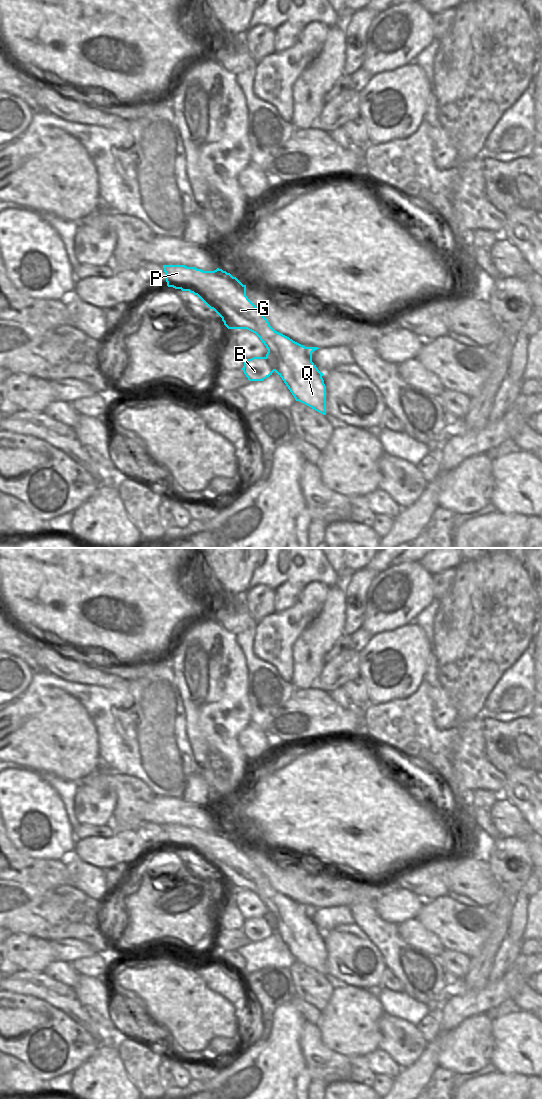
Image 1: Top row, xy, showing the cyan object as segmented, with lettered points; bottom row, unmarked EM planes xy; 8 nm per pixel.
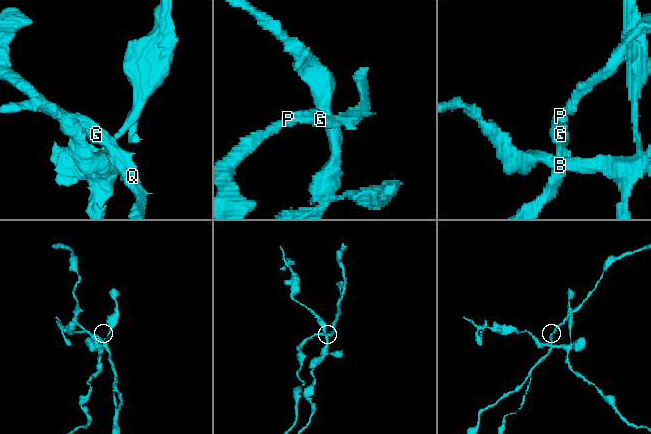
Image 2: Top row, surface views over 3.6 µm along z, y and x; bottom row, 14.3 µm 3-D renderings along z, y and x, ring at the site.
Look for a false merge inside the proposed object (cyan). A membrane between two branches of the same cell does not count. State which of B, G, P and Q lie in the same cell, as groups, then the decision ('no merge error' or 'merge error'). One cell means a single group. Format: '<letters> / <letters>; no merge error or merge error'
B / G P Q; merge error

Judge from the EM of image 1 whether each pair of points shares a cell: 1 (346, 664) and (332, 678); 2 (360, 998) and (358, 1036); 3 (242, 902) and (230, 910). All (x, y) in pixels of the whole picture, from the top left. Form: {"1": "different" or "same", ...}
{"1": "same", "2": "same", "3": "different"}

